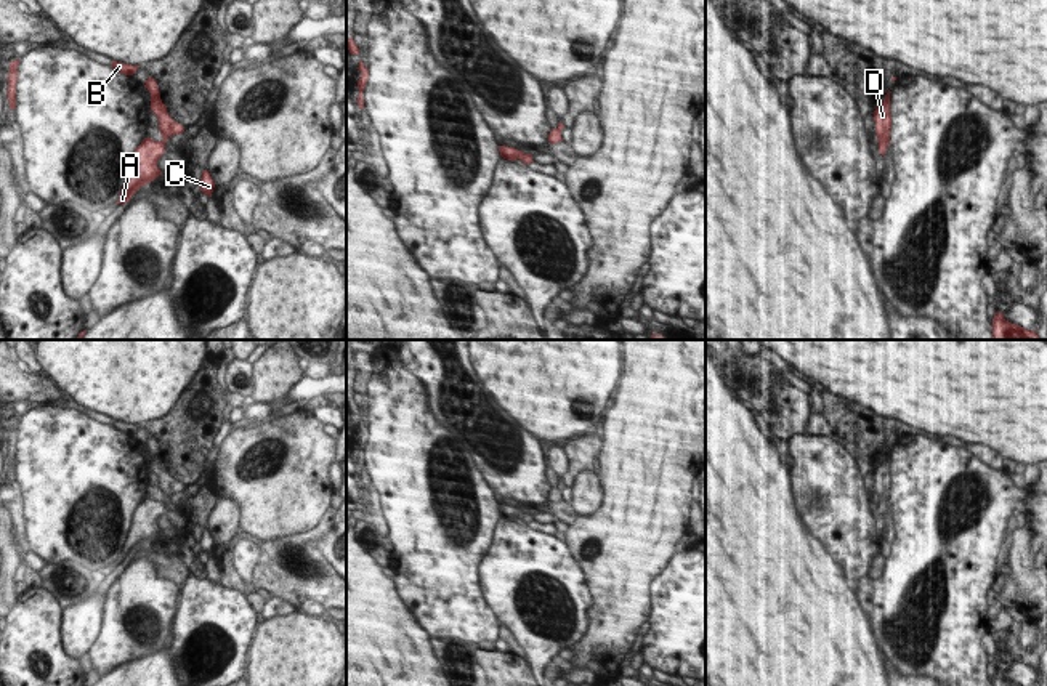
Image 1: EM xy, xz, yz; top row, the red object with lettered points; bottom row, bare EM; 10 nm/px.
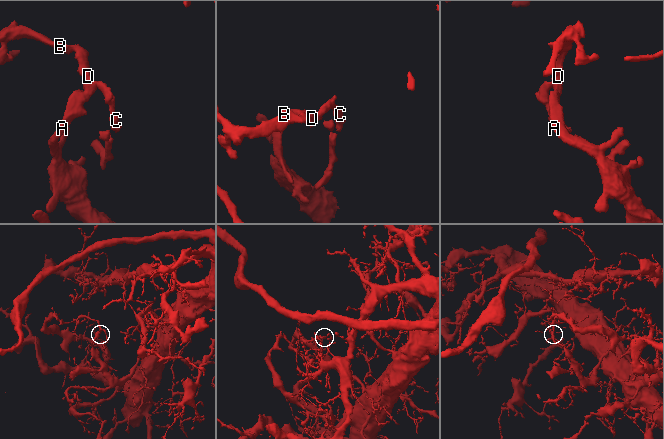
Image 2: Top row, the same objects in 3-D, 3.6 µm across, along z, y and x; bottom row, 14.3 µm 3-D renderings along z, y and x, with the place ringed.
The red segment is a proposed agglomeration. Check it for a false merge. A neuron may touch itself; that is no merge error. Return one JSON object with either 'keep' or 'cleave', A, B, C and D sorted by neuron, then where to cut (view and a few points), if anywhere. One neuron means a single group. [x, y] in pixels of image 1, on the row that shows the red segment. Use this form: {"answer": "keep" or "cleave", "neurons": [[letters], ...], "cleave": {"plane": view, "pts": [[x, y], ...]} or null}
{"answer": "keep", "neurons": [["A", "B", "C", "D"]], "cleave": null}

